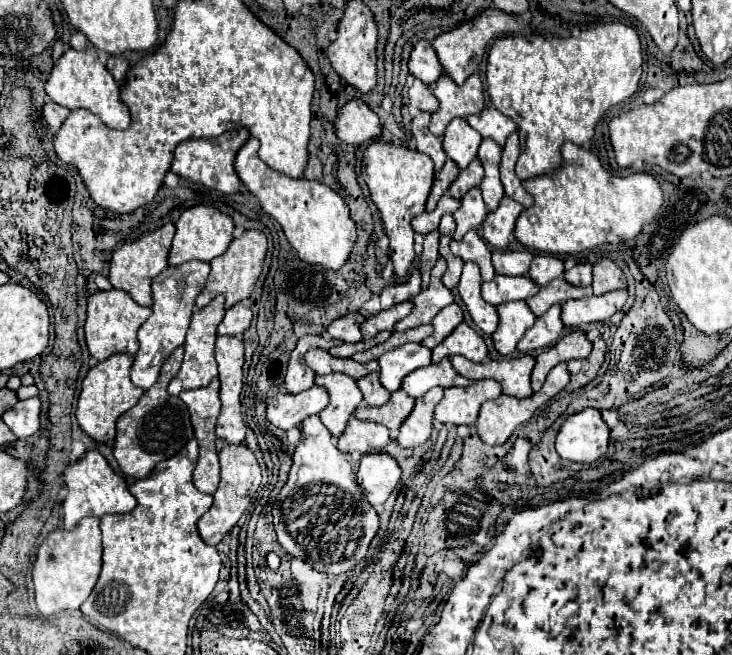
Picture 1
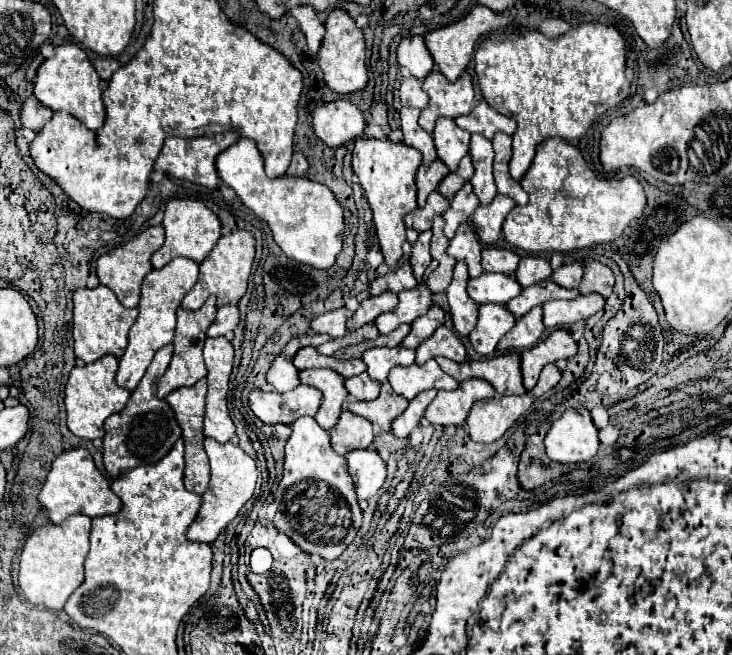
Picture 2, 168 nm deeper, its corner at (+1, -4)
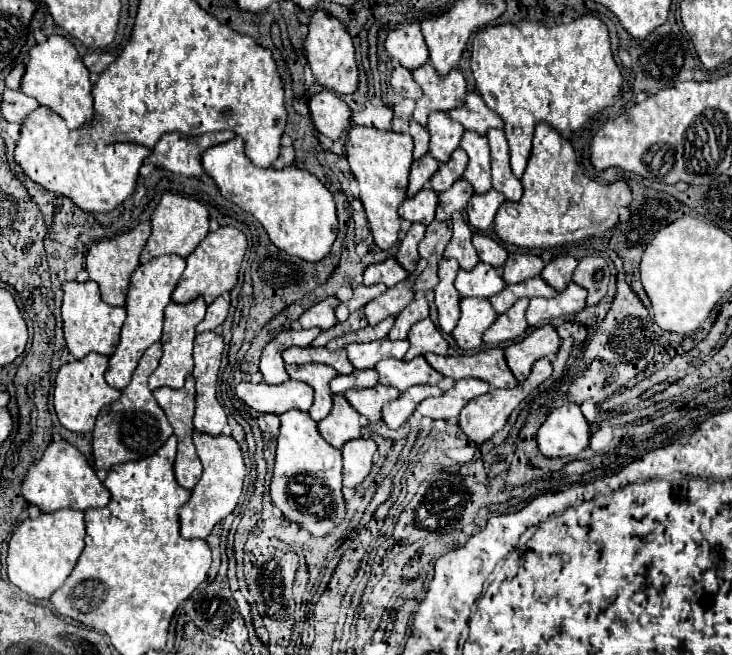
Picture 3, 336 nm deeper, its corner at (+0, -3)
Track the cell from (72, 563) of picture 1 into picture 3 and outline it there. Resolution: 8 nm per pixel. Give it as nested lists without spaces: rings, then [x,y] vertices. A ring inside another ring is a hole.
[[[64,508],[52,514],[40,514],[40,518],[36,520],[24,520],[8,542],[8,580],[36,600],[50,600],[52,594],[72,574],[84,548],[84,536],[86,524],[84,512],[80,510]]]

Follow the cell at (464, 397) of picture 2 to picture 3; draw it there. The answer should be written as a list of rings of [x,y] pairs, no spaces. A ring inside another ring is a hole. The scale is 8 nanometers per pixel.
[[[464,378],[464,380],[458,380],[442,396],[420,402],[418,412],[432,420],[456,420],[468,400],[482,396],[488,390],[490,390],[488,382],[478,378]]]

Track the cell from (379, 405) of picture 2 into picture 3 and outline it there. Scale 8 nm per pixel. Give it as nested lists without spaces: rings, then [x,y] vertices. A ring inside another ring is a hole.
[[[378,384],[370,390],[348,390],[348,394],[344,394],[344,396],[352,404],[352,408],[356,408],[362,416],[366,416],[370,420],[370,424],[380,424],[382,406],[388,402],[394,402],[400,396],[400,392],[396,388]]]

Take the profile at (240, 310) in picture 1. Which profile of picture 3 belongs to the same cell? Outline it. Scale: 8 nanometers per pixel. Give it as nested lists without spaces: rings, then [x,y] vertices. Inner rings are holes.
[[[224,296],[216,298],[210,306],[208,306],[208,314],[204,318],[204,322],[200,322],[200,326],[196,326],[198,332],[208,332],[208,330],[216,330],[222,326],[222,322],[226,320],[230,310],[230,300],[226,300]]]

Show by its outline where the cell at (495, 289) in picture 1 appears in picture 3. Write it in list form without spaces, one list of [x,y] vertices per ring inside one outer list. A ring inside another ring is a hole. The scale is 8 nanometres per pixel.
[[[480,262],[474,270],[460,270],[454,282],[460,296],[474,296],[474,298],[492,298],[494,294],[504,290],[504,280],[494,266]]]

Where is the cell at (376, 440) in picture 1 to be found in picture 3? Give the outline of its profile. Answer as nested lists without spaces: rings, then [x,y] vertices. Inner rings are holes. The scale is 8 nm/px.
[[[342,394],[334,396],[334,406],[328,418],[320,420],[318,430],[322,438],[332,444],[334,448],[342,448],[346,442],[362,438],[362,422],[360,414],[348,404],[348,400]]]

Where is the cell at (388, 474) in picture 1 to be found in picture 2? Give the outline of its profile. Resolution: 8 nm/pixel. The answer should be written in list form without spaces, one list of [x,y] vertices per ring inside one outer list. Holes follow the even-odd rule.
[[[355,449],[345,455],[347,471],[353,477],[357,499],[373,497],[385,483],[387,469],[375,449]]]

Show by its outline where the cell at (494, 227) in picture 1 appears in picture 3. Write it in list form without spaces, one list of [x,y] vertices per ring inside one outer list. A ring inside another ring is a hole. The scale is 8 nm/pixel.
[[[490,190],[488,194],[474,194],[466,206],[470,226],[480,232],[486,232],[494,224],[496,212],[504,204],[504,200],[504,194],[496,190]]]

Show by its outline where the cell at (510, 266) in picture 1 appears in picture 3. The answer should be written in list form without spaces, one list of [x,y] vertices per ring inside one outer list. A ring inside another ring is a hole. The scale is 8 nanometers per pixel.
[[[474,234],[472,238],[474,242],[474,248],[480,256],[482,262],[494,266],[494,268],[502,268],[504,262],[508,260],[508,252],[504,246],[500,246],[496,240],[492,240],[490,236],[484,236],[484,234]]]

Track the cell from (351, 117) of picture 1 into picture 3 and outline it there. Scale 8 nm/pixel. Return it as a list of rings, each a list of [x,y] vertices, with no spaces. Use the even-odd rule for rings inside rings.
[[[322,90],[308,102],[310,118],[322,136],[338,140],[352,128],[352,110],[336,94]]]

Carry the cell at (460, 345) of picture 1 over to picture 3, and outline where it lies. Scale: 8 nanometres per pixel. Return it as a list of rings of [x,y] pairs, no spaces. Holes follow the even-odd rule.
[[[424,318],[424,320],[416,322],[416,326],[412,326],[412,330],[408,334],[408,342],[410,342],[410,350],[406,354],[406,360],[424,356],[428,352],[448,356],[448,342],[444,340],[438,326],[430,318]]]

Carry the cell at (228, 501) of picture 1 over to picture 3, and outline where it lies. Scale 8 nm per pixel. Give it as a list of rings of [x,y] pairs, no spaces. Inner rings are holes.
[[[194,432],[194,444],[202,460],[204,472],[200,482],[192,488],[192,498],[184,510],[180,510],[180,534],[186,540],[206,538],[218,522],[234,512],[246,484],[246,462],[238,442],[232,436],[212,436],[204,432]]]

